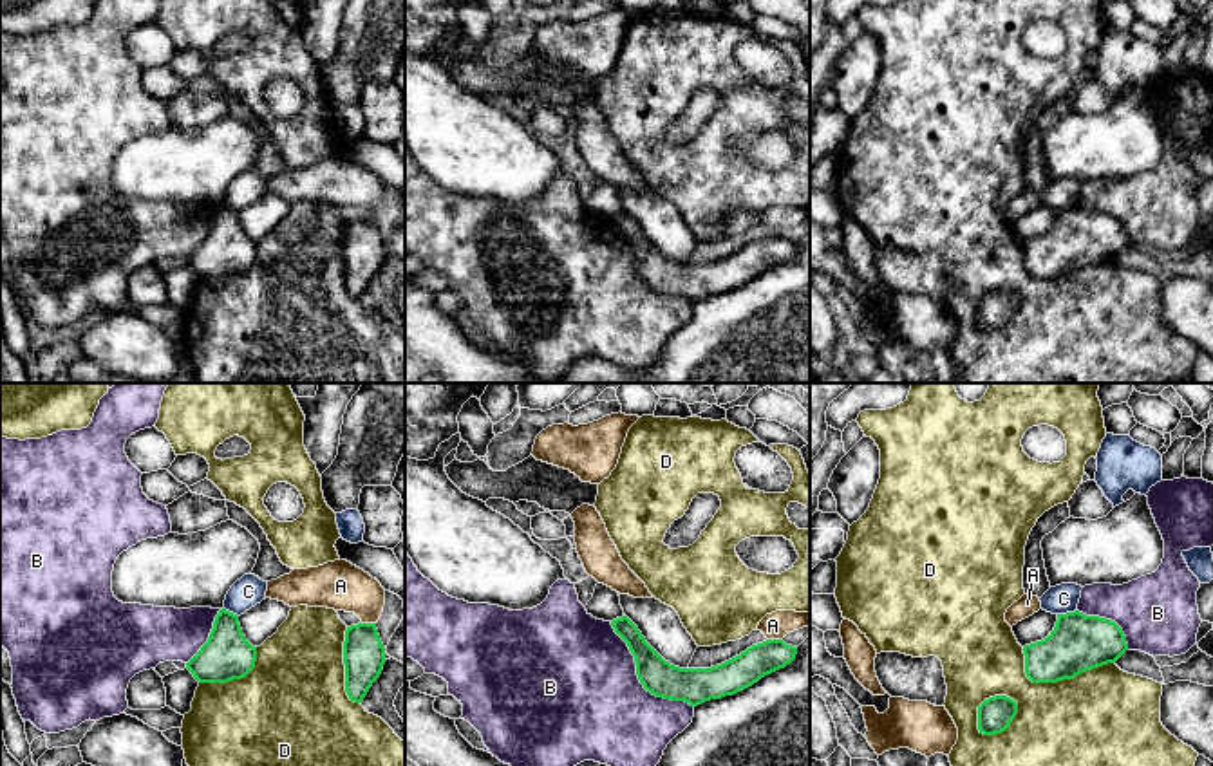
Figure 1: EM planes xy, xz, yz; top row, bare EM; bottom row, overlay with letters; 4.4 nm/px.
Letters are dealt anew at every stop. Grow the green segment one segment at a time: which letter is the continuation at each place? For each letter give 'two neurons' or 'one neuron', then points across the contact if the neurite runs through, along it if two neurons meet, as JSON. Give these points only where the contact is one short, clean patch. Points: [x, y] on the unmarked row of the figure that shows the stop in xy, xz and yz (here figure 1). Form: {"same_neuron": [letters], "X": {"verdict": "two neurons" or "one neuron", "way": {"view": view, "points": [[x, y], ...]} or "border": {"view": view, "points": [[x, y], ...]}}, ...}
{"same_neuron": [], "A": {"verdict": "two neurons"}, "B": {"verdict": "two neurons"}, "C": {"verdict": "two neurons", "border": {"view": "yz", "points": [[1076, 205], [1058, 210]]}}, "D": {"verdict": "two neurons"}}

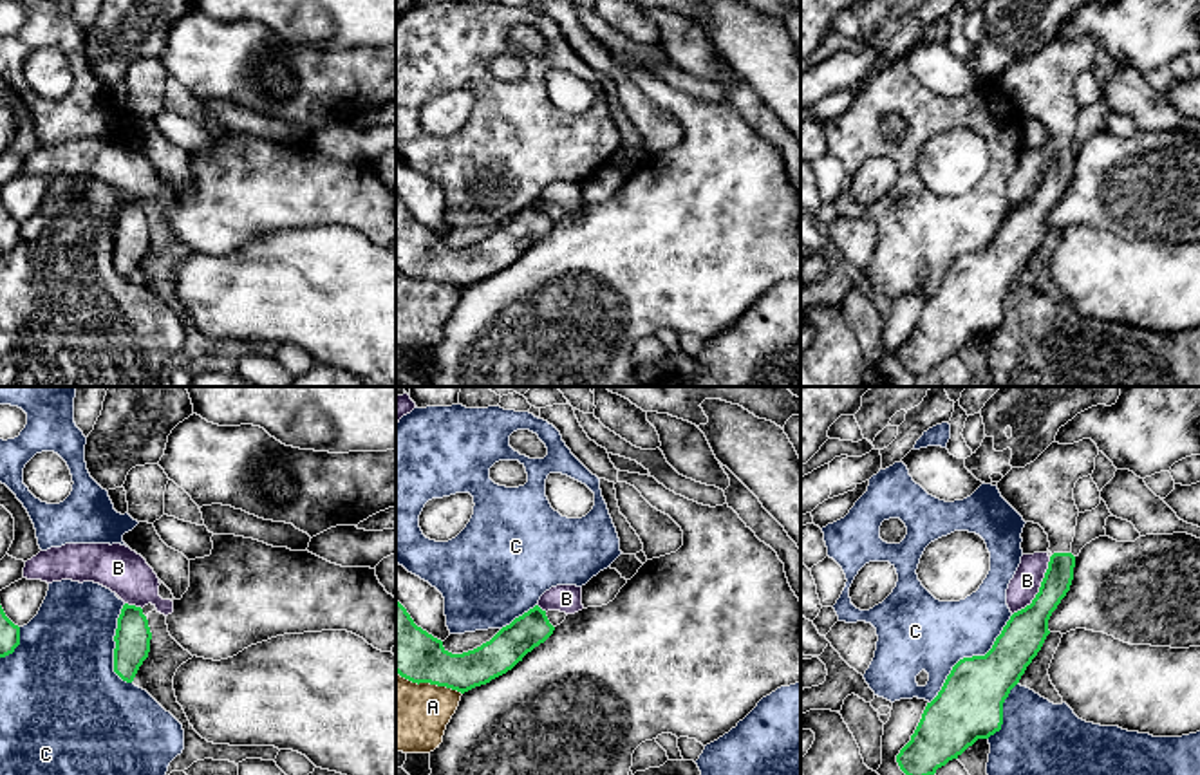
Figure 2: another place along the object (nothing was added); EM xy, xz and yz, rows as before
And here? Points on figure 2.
{"same_neuron": [], "A": {"verdict": "two neurons"}, "B": {"verdict": "two neurons"}, "C": {"verdict": "two neurons"}}

